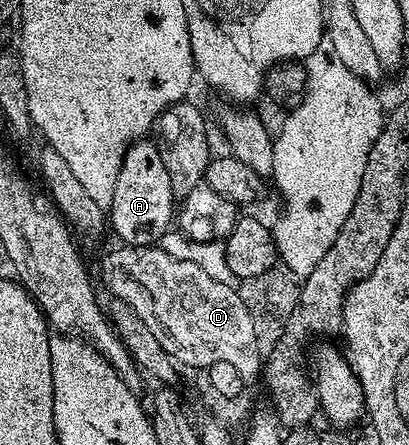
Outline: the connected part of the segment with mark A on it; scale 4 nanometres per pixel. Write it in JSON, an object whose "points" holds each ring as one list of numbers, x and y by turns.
{"points":[[141,139,136,144,130,146,122,163,122,171,118,171,118,183,114,183,114,199,110,206,110,229,113,229,121,237,122,240,120,241,125,246,155,246,157,243,162,242,160,240,167,235,168,228,171,227,172,229,174,225,174,198,172,196,172,188,170,187,170,175,166,175,166,163,162,163,159,144,153,143,151,140,149,141,148,139]]}

